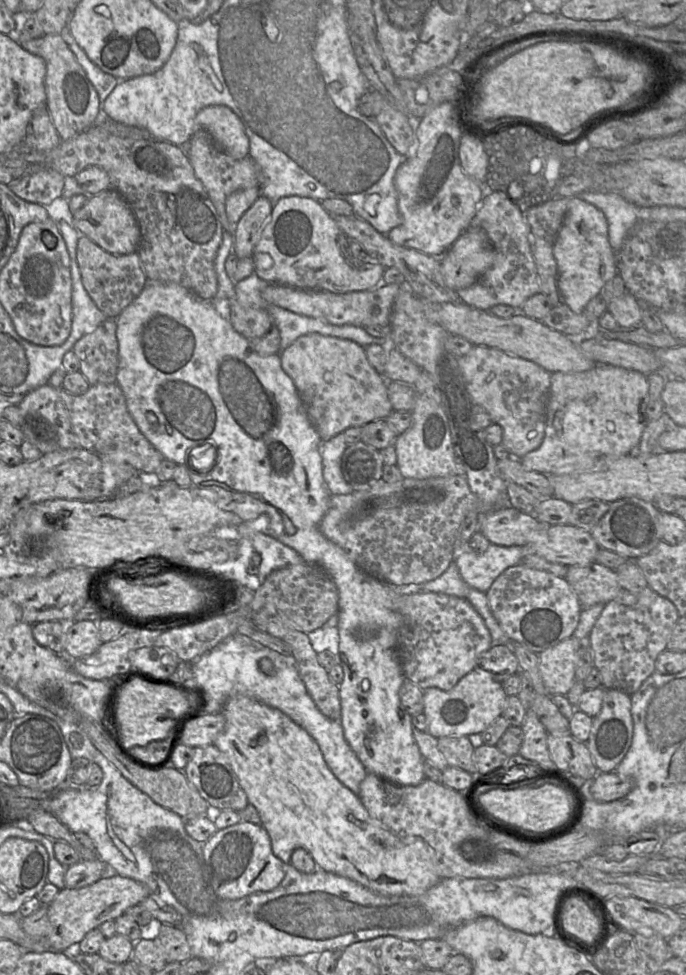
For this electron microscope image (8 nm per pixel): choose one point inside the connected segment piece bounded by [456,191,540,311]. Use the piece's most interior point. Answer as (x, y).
(512, 278)

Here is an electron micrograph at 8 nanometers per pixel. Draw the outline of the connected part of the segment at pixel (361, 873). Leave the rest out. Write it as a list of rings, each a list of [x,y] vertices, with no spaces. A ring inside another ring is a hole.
[[[234,696],[230,698],[221,711],[225,717],[225,726],[218,735],[213,745],[226,755],[230,766],[236,774],[238,781],[248,797],[248,803],[252,804],[258,811],[261,818],[261,825],[267,831],[271,840],[271,847],[274,855],[283,863],[290,863],[292,852],[297,848],[304,848],[313,857],[318,869],[351,879],[369,890],[384,896],[417,896],[422,895],[435,886],[441,878],[436,873],[436,854],[422,838],[416,836],[402,836],[395,834],[378,820],[372,818],[358,795],[343,785],[327,766],[317,742],[311,735],[295,723],[282,711],[267,706],[260,701],[248,696]]]

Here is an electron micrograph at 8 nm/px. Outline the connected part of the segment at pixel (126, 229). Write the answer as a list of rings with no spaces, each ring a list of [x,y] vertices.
[[[114,189],[88,196],[85,204],[73,213],[73,225],[81,235],[87,236],[108,253],[125,255],[137,252],[140,227],[126,200]]]

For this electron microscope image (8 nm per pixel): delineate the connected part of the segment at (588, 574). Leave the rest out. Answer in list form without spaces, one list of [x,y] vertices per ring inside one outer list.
[[[599,563],[586,566],[570,566],[565,579],[575,592],[582,608],[615,599],[623,589],[617,572]]]

